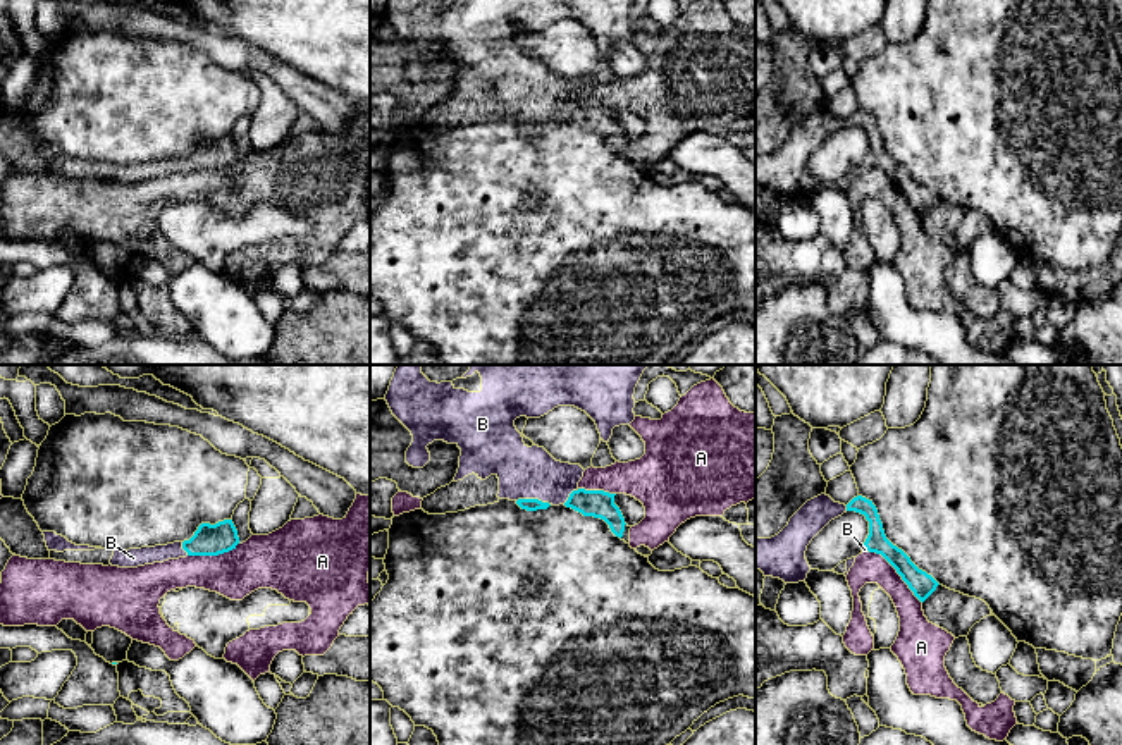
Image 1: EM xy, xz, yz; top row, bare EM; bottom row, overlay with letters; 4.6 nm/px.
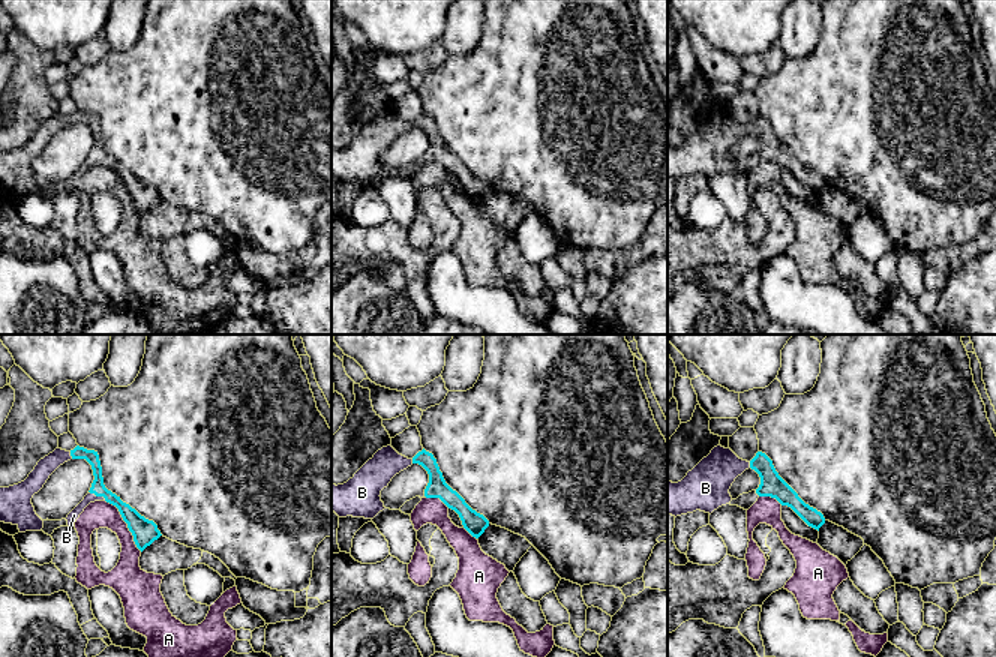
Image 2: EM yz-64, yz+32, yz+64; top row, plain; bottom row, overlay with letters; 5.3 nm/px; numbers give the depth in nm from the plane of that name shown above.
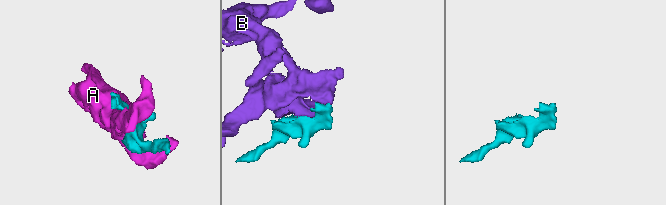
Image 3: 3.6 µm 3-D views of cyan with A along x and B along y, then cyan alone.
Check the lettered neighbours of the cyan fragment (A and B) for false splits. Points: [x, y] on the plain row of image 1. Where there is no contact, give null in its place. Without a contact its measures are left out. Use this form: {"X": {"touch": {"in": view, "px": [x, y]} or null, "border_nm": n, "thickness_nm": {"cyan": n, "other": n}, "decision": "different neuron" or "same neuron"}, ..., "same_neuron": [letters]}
{"A": {"touch": {"in": "yz", "px": [897, 186]}, "border_nm": 340, "thickness_nm": {"cyan": 110, "other": 140}, "decision": "different neuron"}, "B": {"touch": {"in": "xz", "px": [534, 114]}, "border_nm": 160, "thickness_nm": {"cyan": 60, "other": 240}, "decision": "same neuron"}, "same_neuron": ["B"]}

